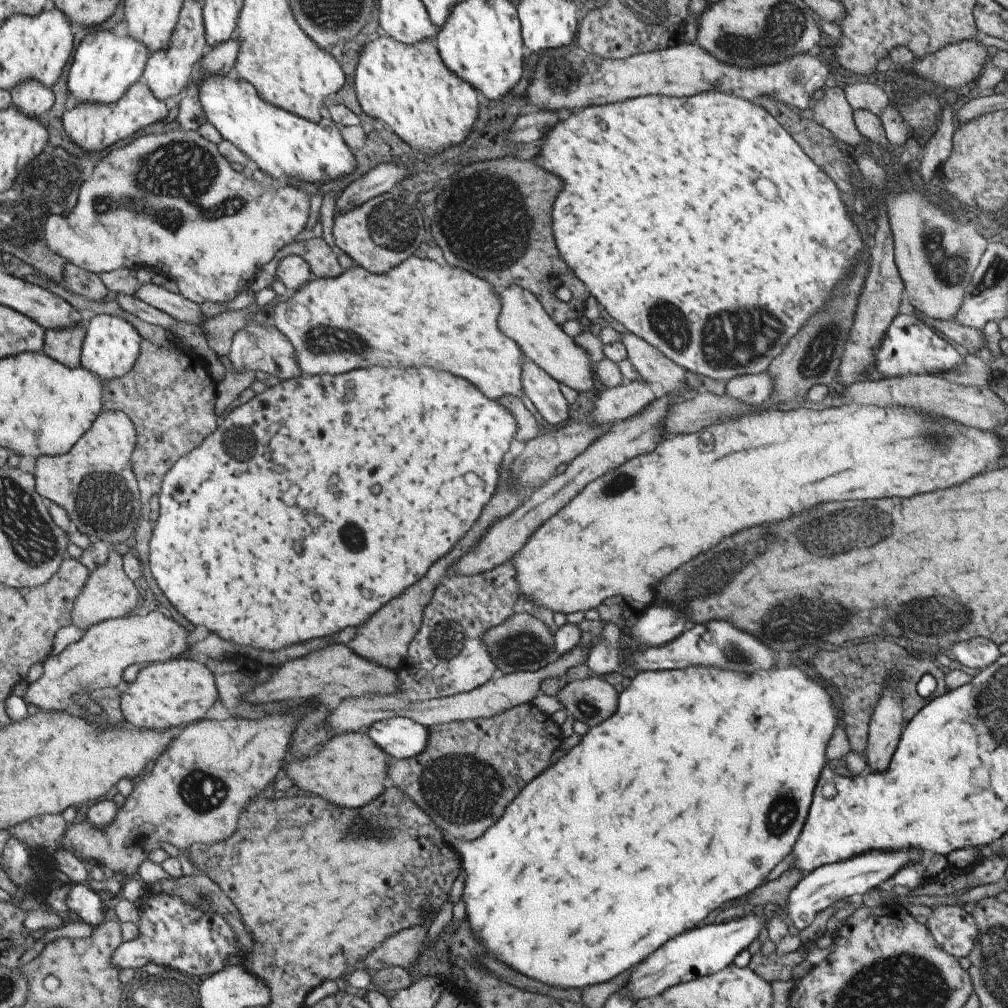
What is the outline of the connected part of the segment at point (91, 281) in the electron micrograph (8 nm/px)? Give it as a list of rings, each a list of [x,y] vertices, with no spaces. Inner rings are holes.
[[[72,263],[64,266],[64,287],[73,294],[79,294],[88,300],[101,302],[108,294],[100,276],[88,272]]]

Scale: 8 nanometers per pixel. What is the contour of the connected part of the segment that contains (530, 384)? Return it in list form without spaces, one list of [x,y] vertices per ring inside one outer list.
[[[526,359],[522,364],[524,395],[532,400],[538,414],[550,424],[562,424],[568,420],[569,405],[559,382],[534,361]]]

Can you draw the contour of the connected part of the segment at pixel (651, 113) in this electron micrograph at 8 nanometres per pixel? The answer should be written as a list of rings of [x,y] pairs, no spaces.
[[[702,92],[690,98],[666,95],[634,97],[568,113],[562,122],[548,130],[544,142],[546,144],[539,148],[538,154],[542,158],[540,167],[560,176],[564,182],[564,188],[552,208],[552,232],[560,258],[604,306],[616,325],[622,324],[628,332],[660,350],[674,364],[700,377],[727,382],[736,376],[766,372],[772,360],[780,356],[804,324],[818,312],[824,312],[826,300],[834,298],[834,286],[854,274],[856,254],[866,250],[862,236],[848,214],[846,197],[836,182],[758,103],[720,92]]]

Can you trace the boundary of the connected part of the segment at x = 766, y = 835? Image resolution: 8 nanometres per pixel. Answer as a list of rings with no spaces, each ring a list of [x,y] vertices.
[[[710,666],[637,674],[618,696],[616,712],[598,726],[590,727],[588,734],[582,735],[580,744],[567,750],[565,756],[528,782],[508,804],[498,822],[478,839],[454,840],[466,873],[462,900],[466,904],[465,919],[472,934],[476,938],[480,936],[478,940],[514,970],[528,978],[562,986],[564,990],[581,990],[609,982],[640,964],[666,940],[702,924],[702,920],[726,900],[748,894],[760,882],[764,884],[774,866],[790,854],[792,844],[798,842],[798,834],[802,832],[822,769],[827,765],[826,746],[839,725],[836,710],[838,708],[826,686],[796,666],[756,670],[754,674],[728,672]]]

